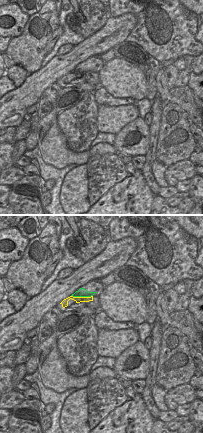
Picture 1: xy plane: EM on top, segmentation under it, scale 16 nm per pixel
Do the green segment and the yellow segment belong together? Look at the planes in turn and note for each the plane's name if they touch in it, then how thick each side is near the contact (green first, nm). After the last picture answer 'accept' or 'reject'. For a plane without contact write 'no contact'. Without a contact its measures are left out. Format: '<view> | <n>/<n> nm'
xy | 140/100 nm

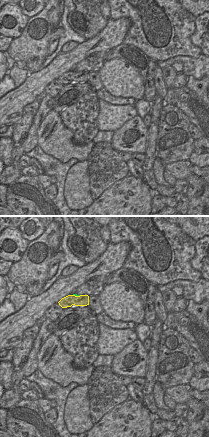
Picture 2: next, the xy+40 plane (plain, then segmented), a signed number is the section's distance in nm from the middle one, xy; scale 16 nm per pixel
xy+40 | 30/190 nm

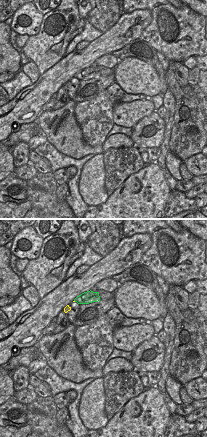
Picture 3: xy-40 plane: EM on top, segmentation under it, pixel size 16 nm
no contact

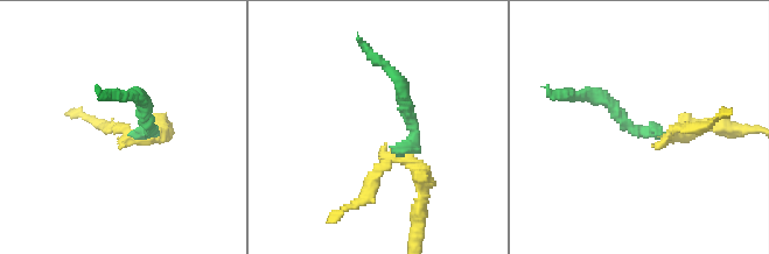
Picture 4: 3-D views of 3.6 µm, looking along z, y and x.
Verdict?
accept

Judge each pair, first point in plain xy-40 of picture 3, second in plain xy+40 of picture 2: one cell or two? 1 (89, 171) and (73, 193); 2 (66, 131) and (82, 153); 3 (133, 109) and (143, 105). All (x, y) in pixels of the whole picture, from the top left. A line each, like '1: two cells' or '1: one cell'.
1: one cell
2: one cell
3: two cells

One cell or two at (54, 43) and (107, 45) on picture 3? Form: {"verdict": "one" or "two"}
{"verdict": "two"}

